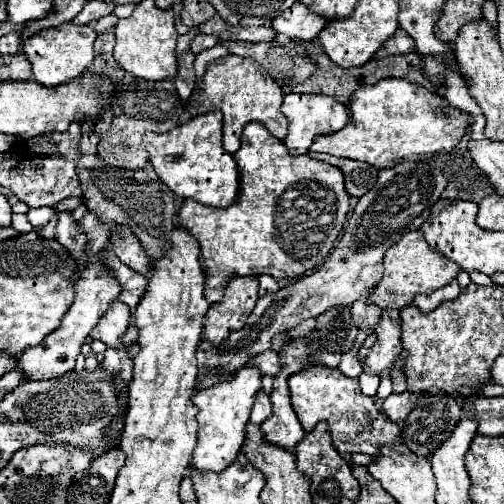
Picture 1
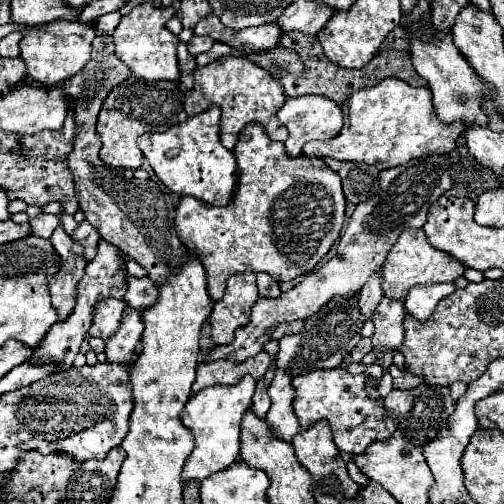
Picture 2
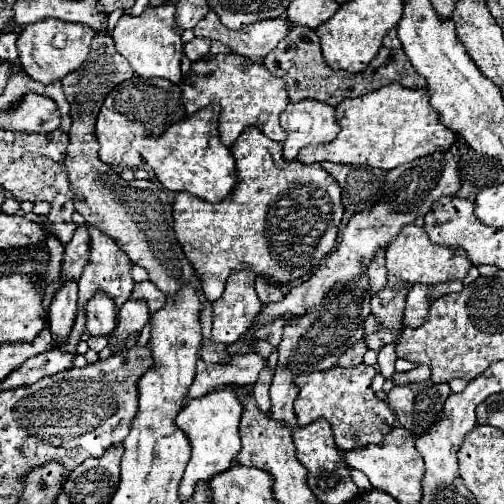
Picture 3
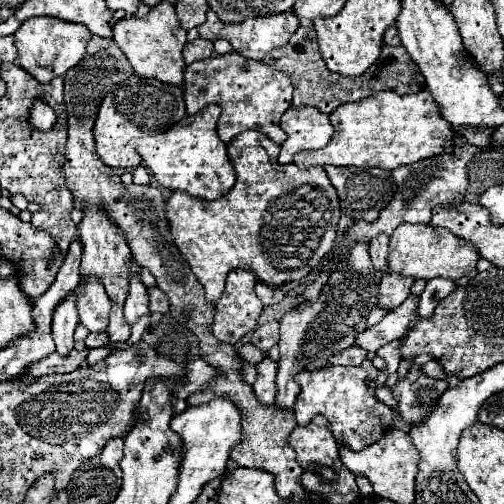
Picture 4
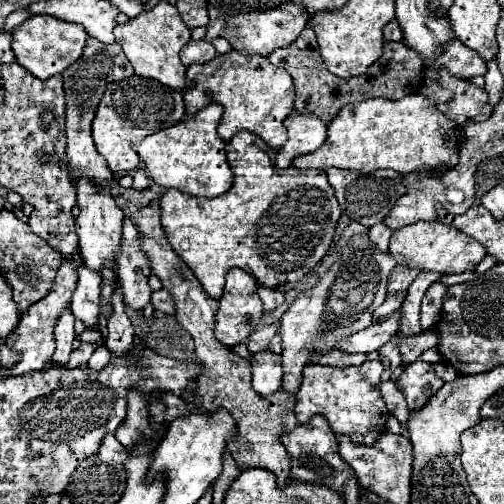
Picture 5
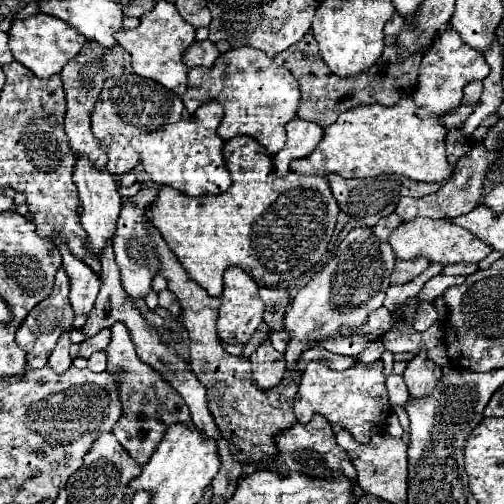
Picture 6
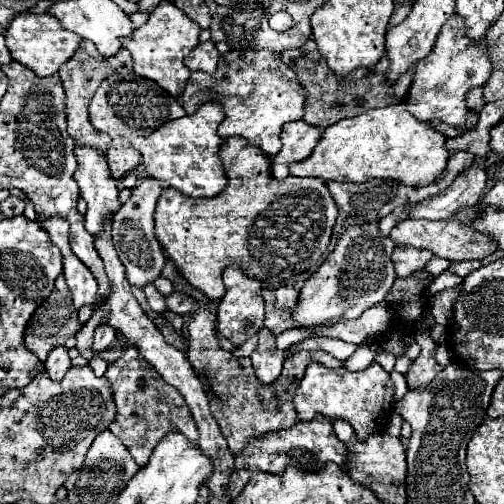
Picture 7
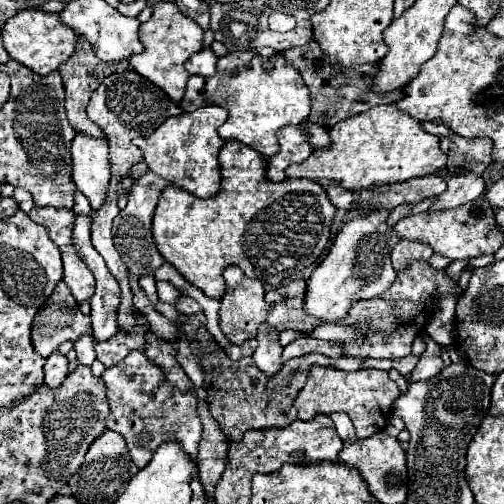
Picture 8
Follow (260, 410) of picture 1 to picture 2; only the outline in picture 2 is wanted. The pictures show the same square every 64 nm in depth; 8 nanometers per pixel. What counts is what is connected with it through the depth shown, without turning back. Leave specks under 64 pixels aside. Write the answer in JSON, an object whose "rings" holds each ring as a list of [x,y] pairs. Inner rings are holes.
{"rings":[[[260,378],[256,382],[256,392],[254,392],[254,398],[252,398],[252,410],[260,418],[264,418],[270,410],[270,396],[266,394],[266,390],[268,390],[268,382],[264,378]]]}

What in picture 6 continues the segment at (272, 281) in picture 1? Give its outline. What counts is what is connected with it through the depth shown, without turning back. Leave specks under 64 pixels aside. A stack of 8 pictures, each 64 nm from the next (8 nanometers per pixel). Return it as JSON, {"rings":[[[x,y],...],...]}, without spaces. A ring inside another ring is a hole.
{"rings":[[[260,288],[260,298],[266,306],[264,322],[270,326],[270,332],[284,330],[284,316],[292,302],[288,288]]]}

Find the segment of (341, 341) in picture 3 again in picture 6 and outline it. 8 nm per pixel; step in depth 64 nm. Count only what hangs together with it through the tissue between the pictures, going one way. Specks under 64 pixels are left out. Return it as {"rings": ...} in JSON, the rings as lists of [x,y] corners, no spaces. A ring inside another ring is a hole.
{"rings":[[[354,228],[336,248],[336,254],[328,264],[294,296],[284,324],[292,334],[286,346],[288,368],[296,364],[306,348],[312,348],[324,336],[338,336],[340,326],[358,328],[366,322],[368,312],[382,306],[386,290],[390,286],[390,274],[394,268],[394,252],[388,242],[374,236],[372,228]]]}

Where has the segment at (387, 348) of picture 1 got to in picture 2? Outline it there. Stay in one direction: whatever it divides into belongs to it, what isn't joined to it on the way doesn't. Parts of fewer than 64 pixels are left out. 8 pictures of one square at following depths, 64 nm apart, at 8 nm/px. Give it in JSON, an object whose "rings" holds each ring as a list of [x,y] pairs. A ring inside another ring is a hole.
{"rings":[[[382,296],[378,306],[372,312],[372,322],[376,326],[376,332],[372,336],[374,352],[378,358],[386,348],[398,348],[404,338],[404,302],[402,300],[392,300],[388,296]]]}

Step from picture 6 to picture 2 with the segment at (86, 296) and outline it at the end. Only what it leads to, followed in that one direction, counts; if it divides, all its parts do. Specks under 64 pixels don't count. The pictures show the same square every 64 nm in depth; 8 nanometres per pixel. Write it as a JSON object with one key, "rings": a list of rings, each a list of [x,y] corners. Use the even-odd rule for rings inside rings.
{"rings":[[[104,298],[94,308],[94,320],[88,330],[90,336],[98,336],[102,340],[108,340],[116,328],[120,328],[120,314],[124,312],[126,302],[116,298]]]}

